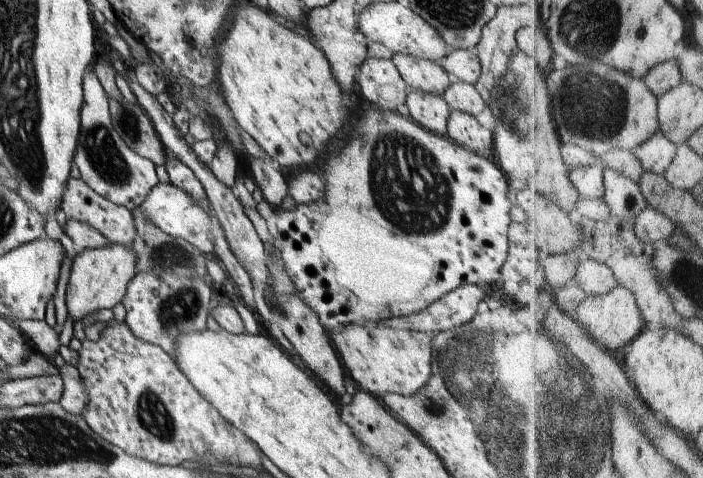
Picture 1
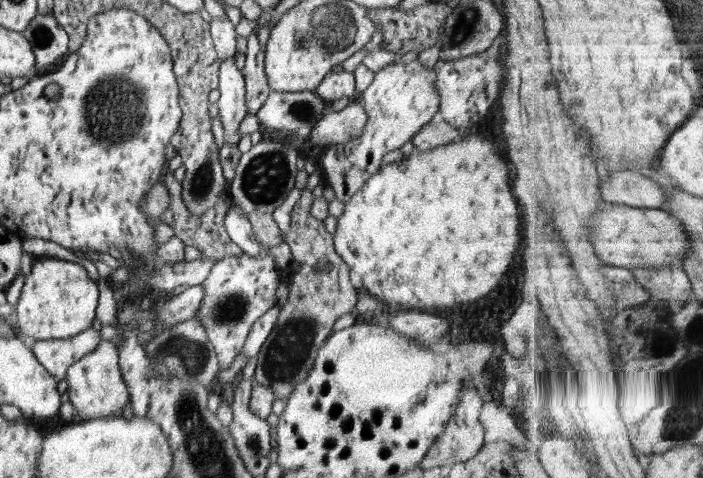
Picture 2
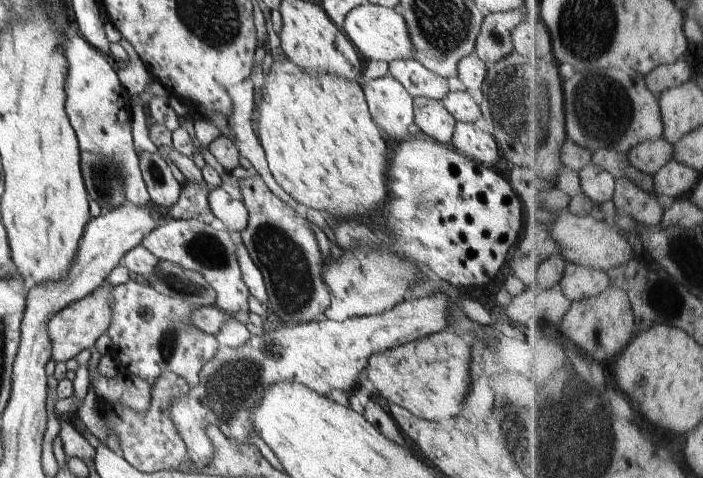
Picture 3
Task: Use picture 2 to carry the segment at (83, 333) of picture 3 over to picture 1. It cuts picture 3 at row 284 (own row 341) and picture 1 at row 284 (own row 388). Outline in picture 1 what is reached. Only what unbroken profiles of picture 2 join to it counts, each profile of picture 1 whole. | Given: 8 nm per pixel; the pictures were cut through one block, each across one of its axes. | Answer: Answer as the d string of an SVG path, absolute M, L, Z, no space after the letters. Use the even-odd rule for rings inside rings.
M123 244L106 245L95 249L84 249L77 254L71 266L67 284L66 304L74 322L79 318L92 315L95 310L113 308L124 298L127 284L135 277L136 255L131 246Z

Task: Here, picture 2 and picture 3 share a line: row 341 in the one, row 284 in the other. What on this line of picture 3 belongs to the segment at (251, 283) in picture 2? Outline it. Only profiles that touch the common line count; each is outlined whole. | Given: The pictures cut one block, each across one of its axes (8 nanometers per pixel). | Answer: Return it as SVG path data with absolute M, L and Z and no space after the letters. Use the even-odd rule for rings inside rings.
M166 218L141 242L160 261L168 260L181 266L182 269L200 272L206 283L215 290L215 304L225 312L237 313L249 310L250 291L246 288L238 260L236 246L227 229L217 230L211 225L194 219Z

